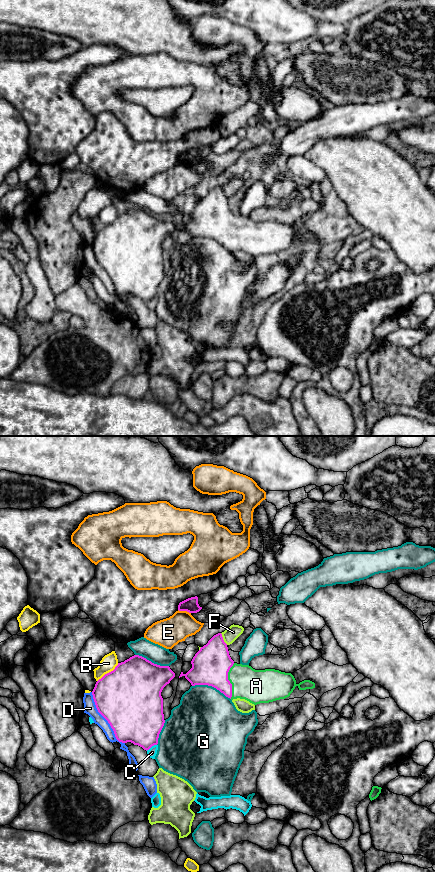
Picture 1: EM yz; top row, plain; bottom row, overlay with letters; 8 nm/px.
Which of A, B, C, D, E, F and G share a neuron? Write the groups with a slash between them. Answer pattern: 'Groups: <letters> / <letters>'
Groups: A / B / C / D / E / F / G

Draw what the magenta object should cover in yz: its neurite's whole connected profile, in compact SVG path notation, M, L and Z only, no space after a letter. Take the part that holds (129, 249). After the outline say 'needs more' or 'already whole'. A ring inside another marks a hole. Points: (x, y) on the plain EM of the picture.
M134 207L118 215L113 223L96 234L92 243L96 260L108 273L119 294L131 294L146 303L158 296L165 275L161 244L174 229L169 218L160 218Z | already whole

